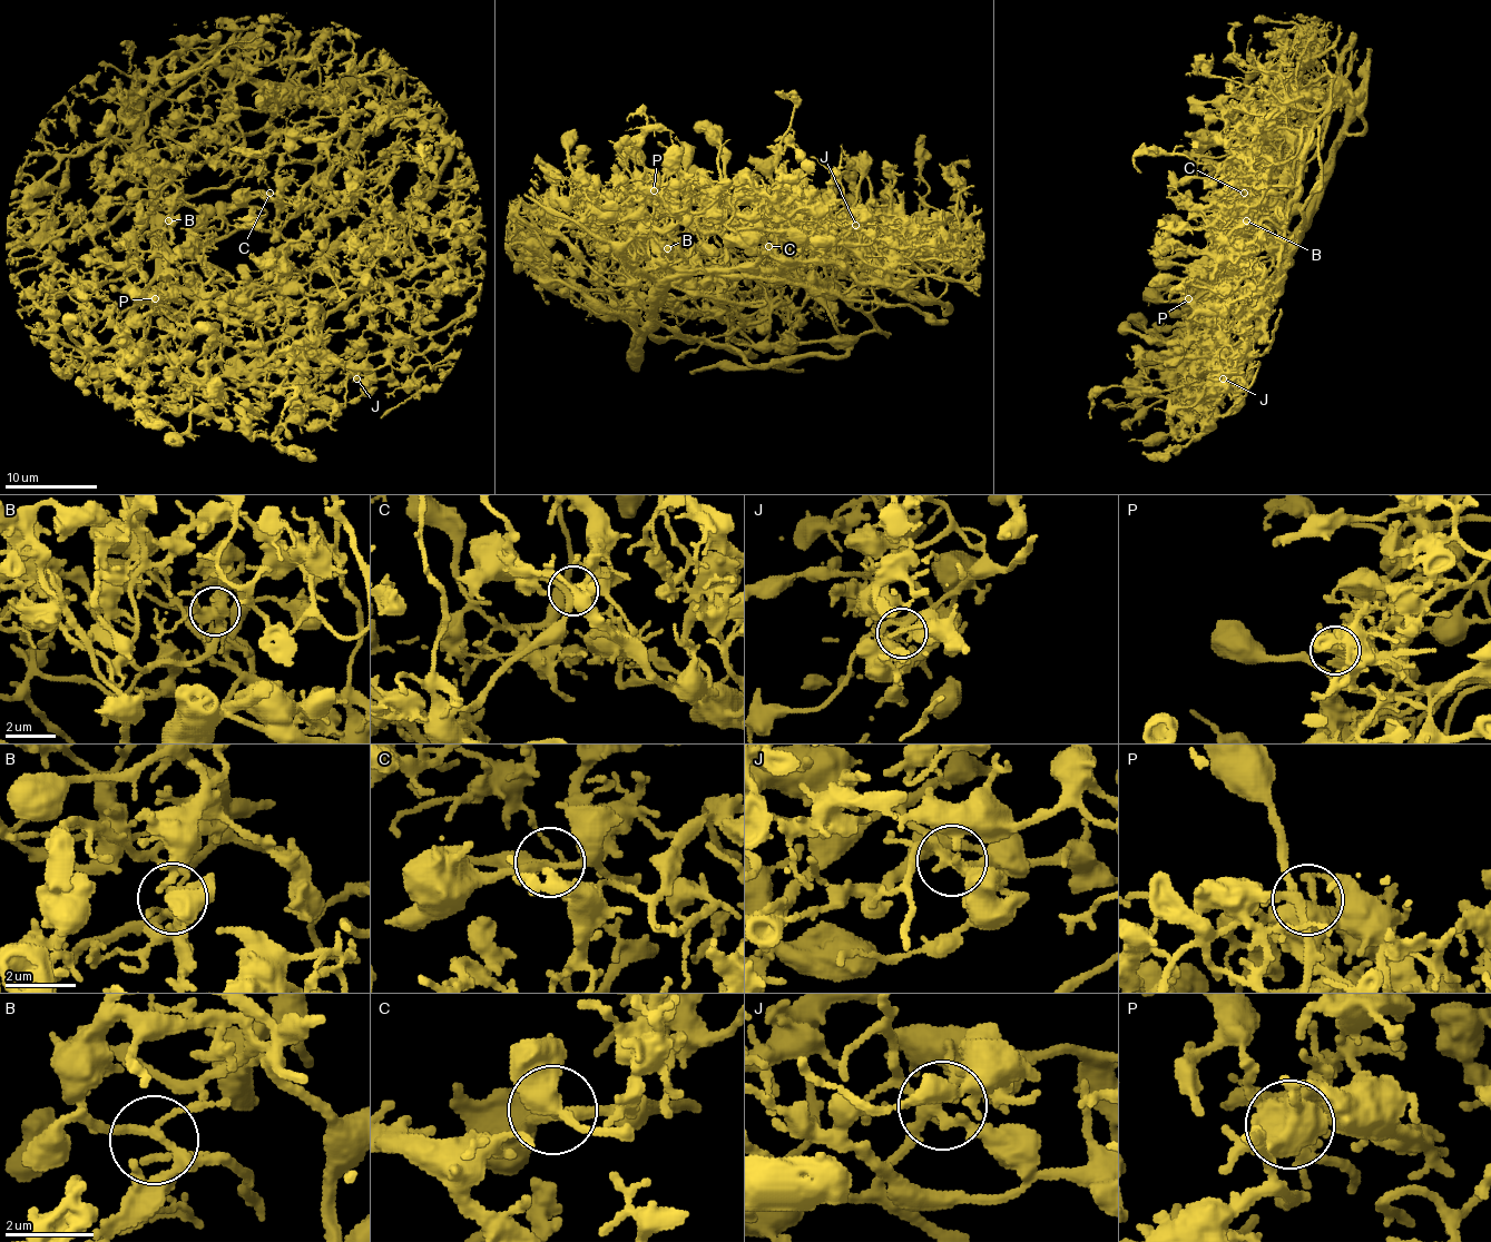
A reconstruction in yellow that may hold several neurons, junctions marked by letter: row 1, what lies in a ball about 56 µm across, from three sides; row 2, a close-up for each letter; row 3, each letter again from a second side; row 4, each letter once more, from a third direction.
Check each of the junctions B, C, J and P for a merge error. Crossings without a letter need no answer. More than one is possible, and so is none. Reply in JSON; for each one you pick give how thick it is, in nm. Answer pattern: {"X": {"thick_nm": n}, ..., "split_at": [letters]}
{"split_at": []}

